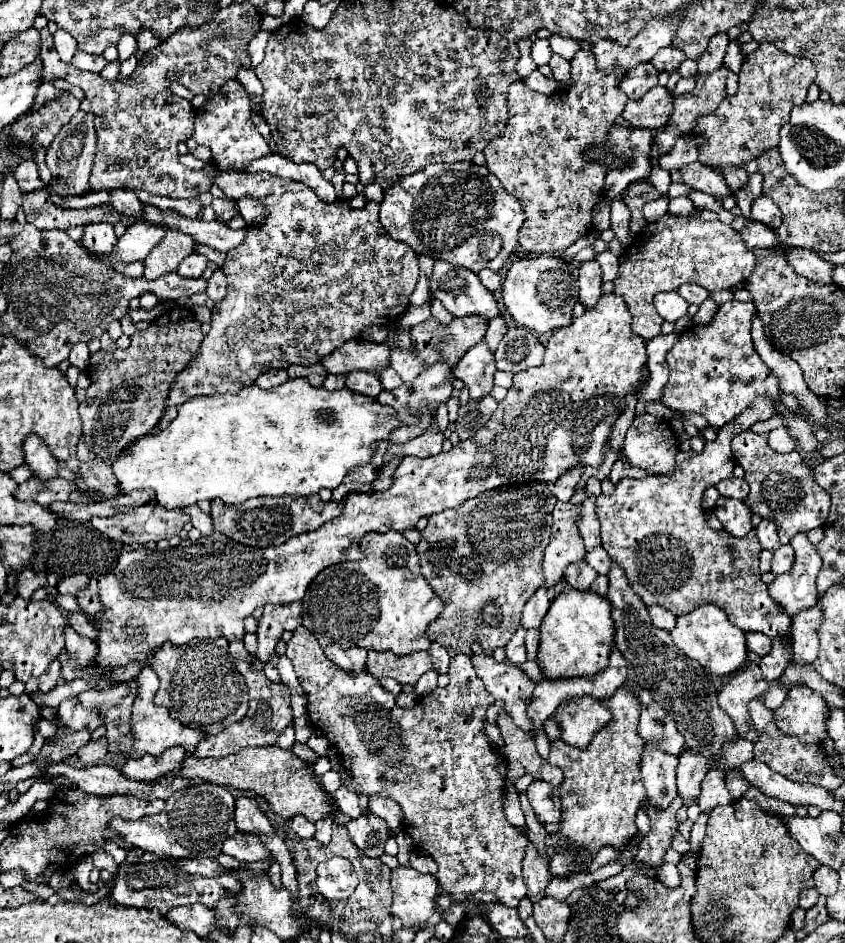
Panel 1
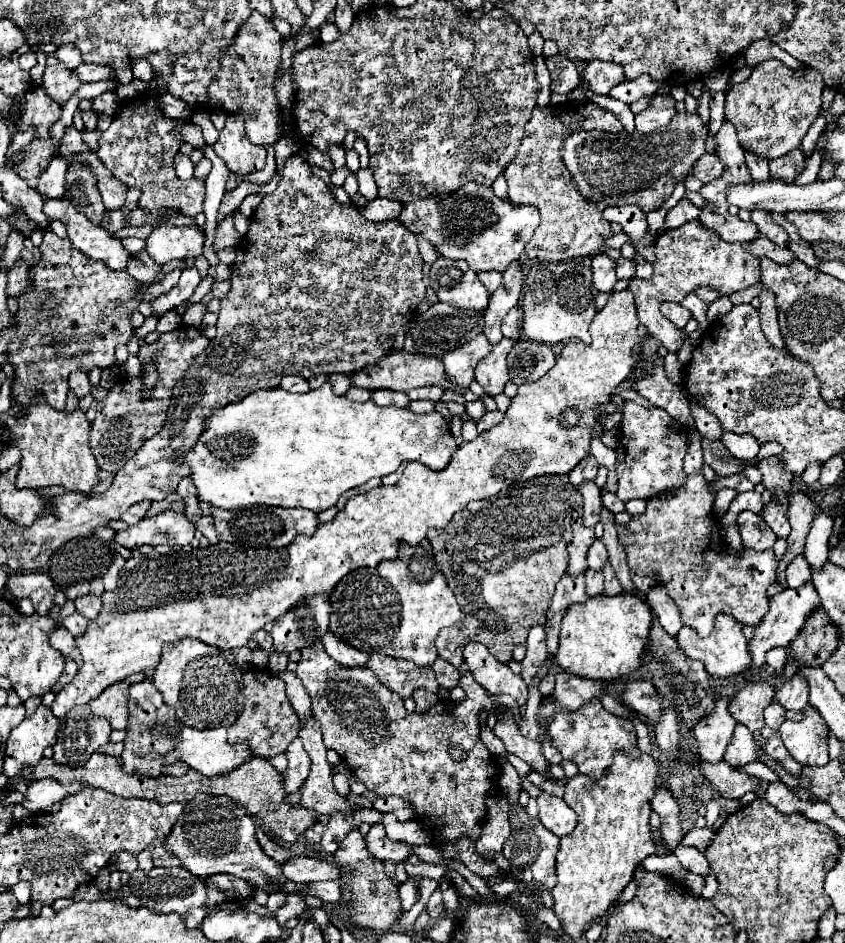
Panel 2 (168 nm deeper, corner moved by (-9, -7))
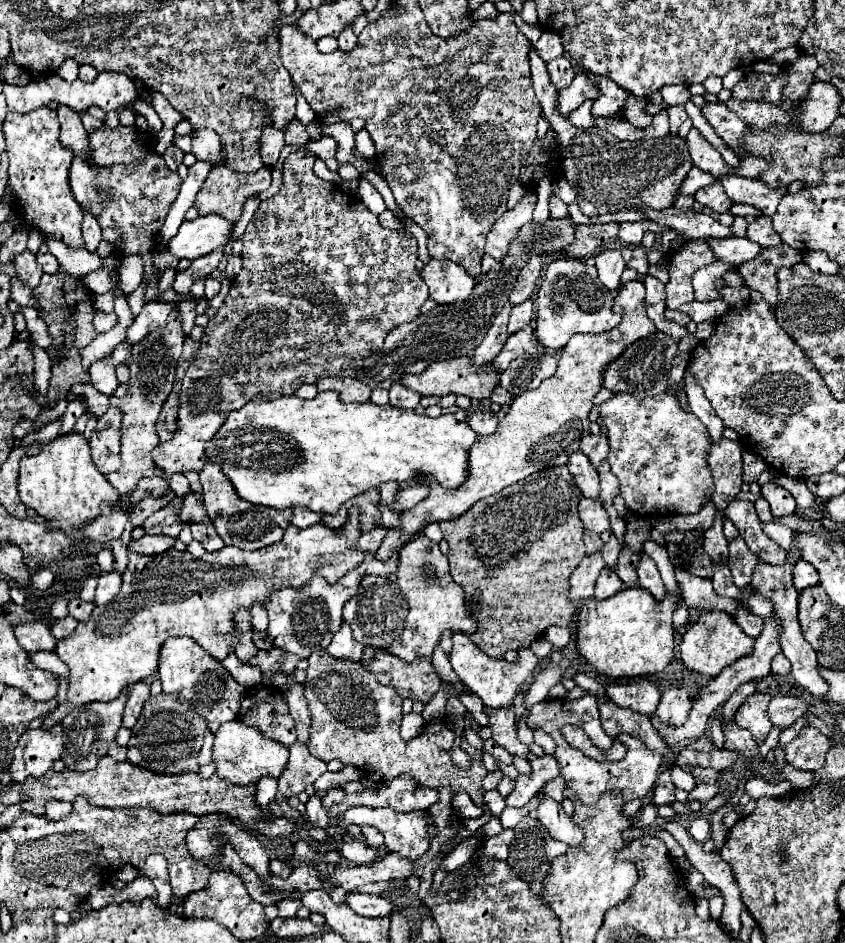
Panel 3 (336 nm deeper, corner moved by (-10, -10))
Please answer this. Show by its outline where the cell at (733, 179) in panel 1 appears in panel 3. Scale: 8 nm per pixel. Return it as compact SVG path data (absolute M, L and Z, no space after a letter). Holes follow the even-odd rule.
M692 168L692 170L686 174L684 182L680 184L680 192L678 192L678 194L682 194L682 196L696 194L700 188L704 188L704 186L712 184L714 180L716 180L716 178L714 178L712 174L702 172L702 170L698 170L698 168Z

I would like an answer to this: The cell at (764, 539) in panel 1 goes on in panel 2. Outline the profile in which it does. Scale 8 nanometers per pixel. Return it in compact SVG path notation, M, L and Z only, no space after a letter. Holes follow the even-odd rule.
M779 491L779 493L777 493L777 503L771 499L771 503L767 505L765 515L763 515L765 523L773 529L773 533L775 533L777 537L783 537L783 539L787 539L789 529L791 529L787 517L785 517L785 503L787 503L787 495Z

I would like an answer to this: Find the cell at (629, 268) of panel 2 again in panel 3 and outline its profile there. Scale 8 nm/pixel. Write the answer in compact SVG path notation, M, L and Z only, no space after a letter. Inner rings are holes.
M636 246L634 248L634 254L632 254L632 260L628 262L628 268L634 268L638 274L648 274L648 256L646 256L646 250Z

